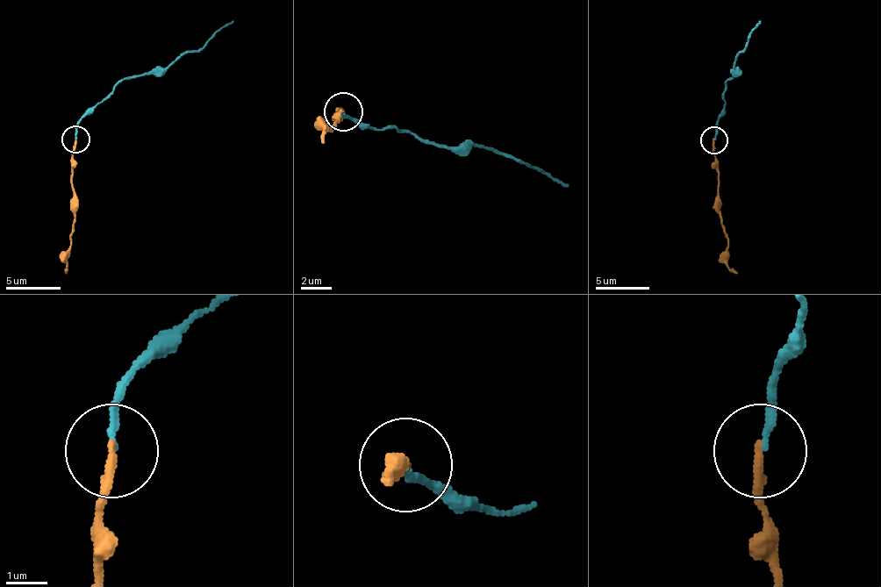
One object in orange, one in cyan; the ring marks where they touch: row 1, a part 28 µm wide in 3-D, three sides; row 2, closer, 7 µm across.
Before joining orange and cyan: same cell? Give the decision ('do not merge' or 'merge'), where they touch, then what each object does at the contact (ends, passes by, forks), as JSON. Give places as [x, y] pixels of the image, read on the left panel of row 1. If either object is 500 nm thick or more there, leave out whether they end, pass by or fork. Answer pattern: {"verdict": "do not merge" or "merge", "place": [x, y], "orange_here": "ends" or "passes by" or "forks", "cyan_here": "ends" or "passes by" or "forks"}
{"verdict": "merge", "place": [75, 139], "orange_here": "ends", "cyan_here": "ends"}

